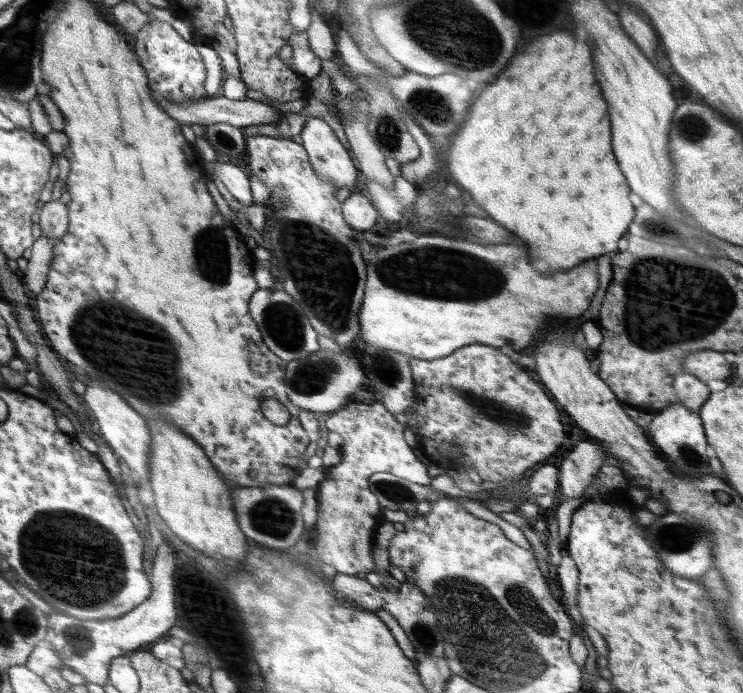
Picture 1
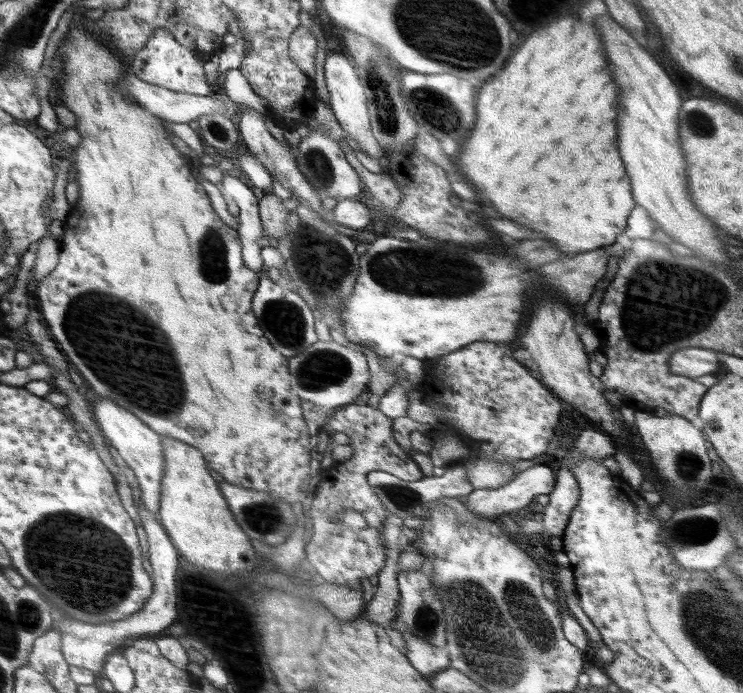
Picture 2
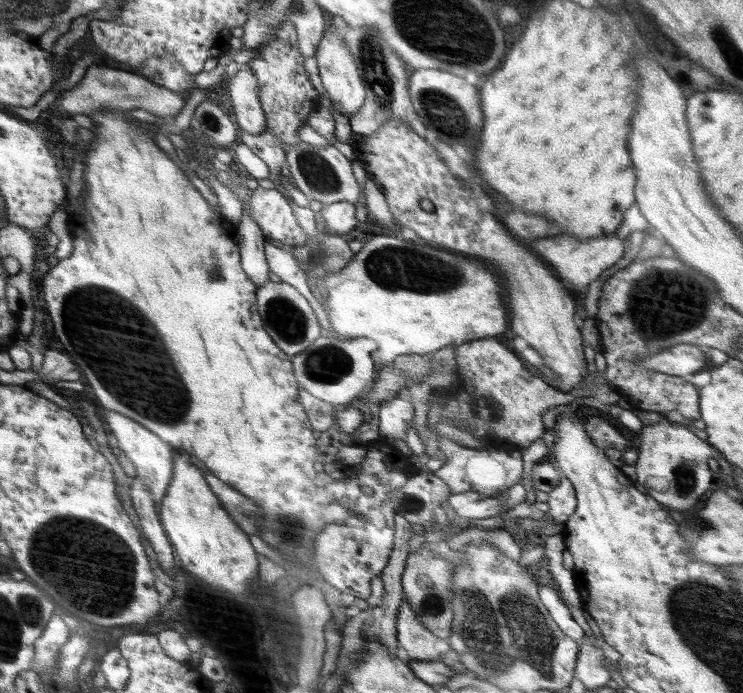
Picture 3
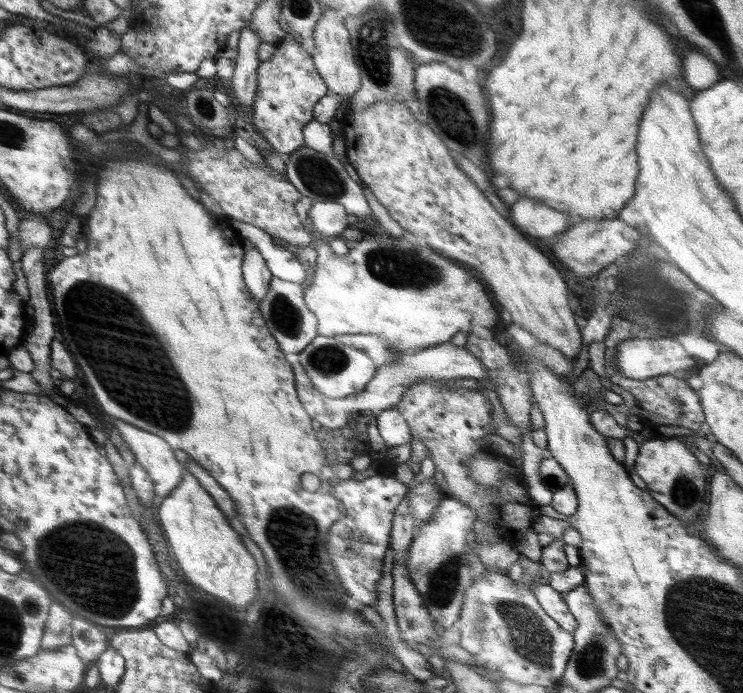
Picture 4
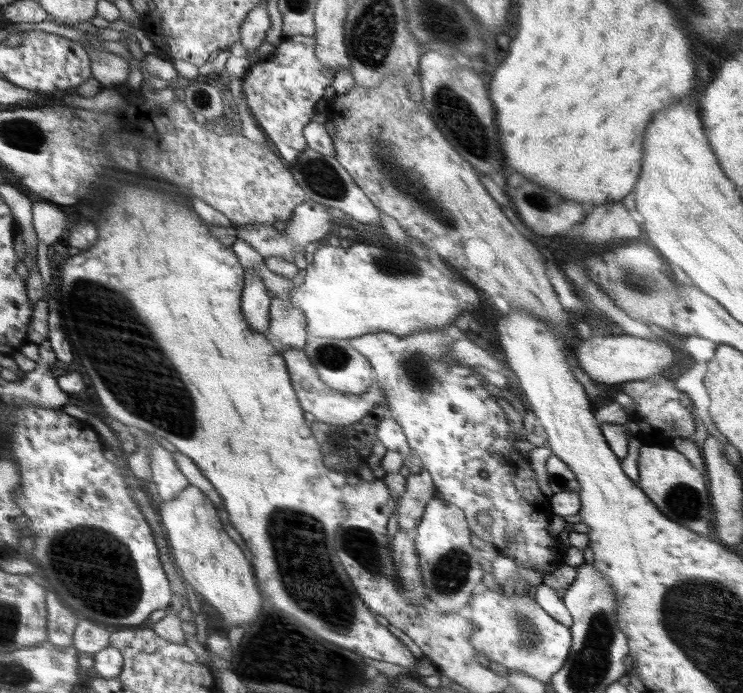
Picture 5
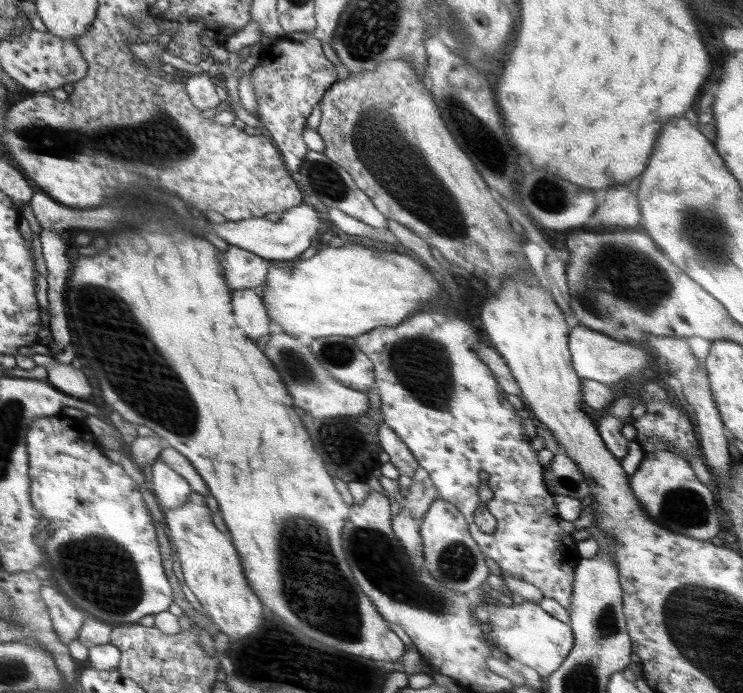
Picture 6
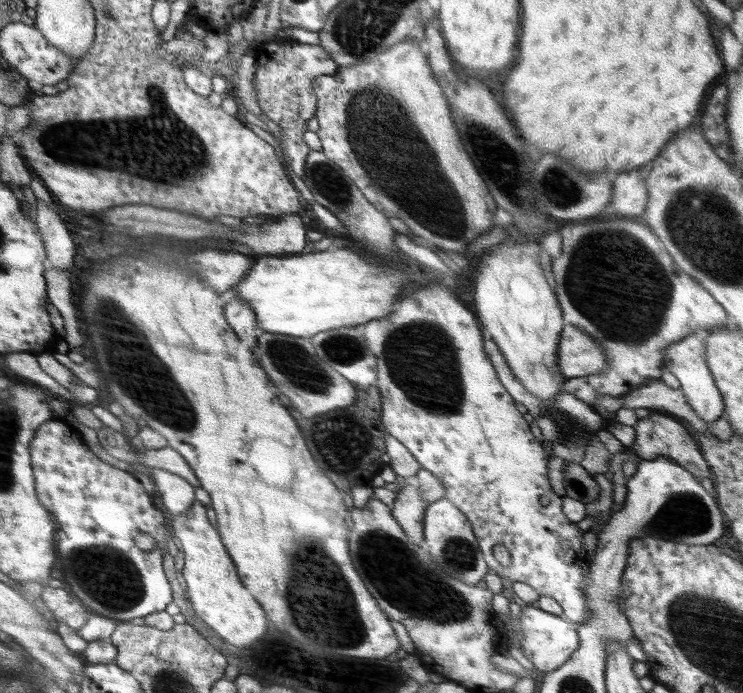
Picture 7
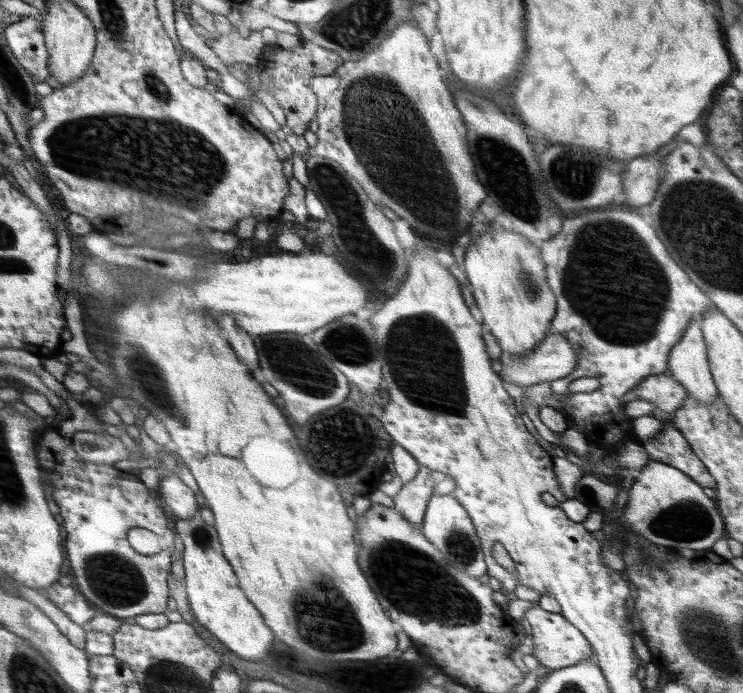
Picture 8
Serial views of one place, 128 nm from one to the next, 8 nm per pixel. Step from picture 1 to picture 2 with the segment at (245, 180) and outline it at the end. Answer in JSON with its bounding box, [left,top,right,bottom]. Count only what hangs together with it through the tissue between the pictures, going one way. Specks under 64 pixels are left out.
[219,172,265,273]

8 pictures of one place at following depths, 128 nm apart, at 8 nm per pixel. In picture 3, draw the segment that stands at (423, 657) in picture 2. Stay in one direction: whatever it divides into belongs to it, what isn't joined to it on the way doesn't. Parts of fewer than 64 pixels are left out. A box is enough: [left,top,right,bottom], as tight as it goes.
[396,598,451,660]

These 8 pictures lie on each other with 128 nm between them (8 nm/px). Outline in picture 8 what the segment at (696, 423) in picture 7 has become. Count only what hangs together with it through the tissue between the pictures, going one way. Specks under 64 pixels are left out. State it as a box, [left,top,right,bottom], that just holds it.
[634,373,686,415]

